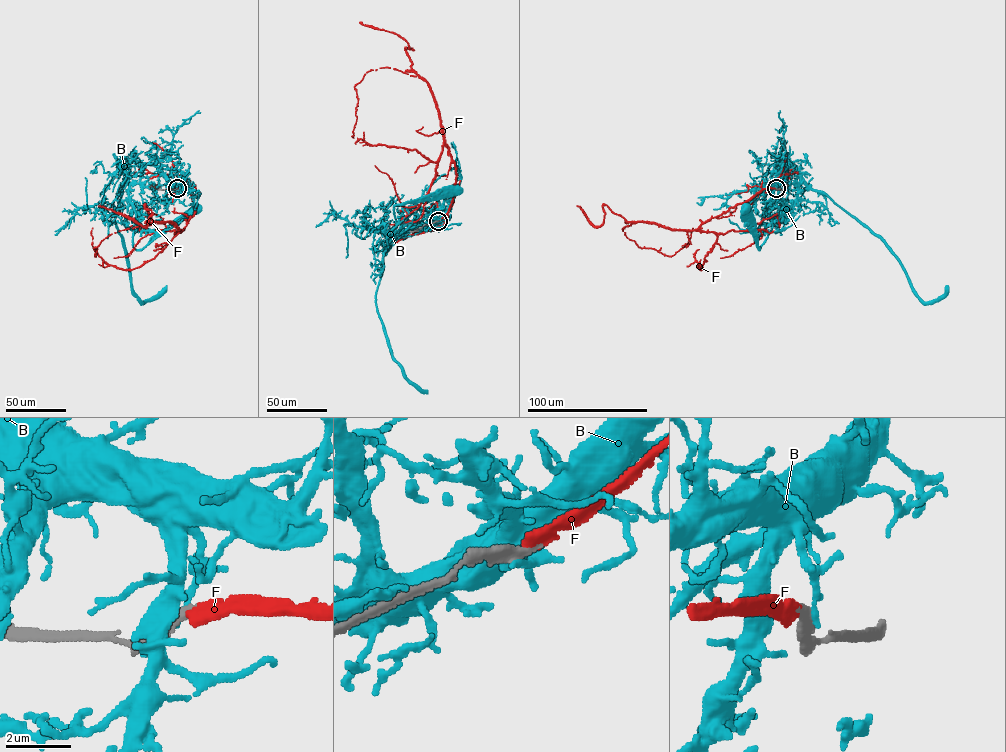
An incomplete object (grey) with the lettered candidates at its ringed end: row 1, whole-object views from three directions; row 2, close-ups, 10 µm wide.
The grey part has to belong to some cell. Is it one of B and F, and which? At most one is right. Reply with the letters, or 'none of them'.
F

